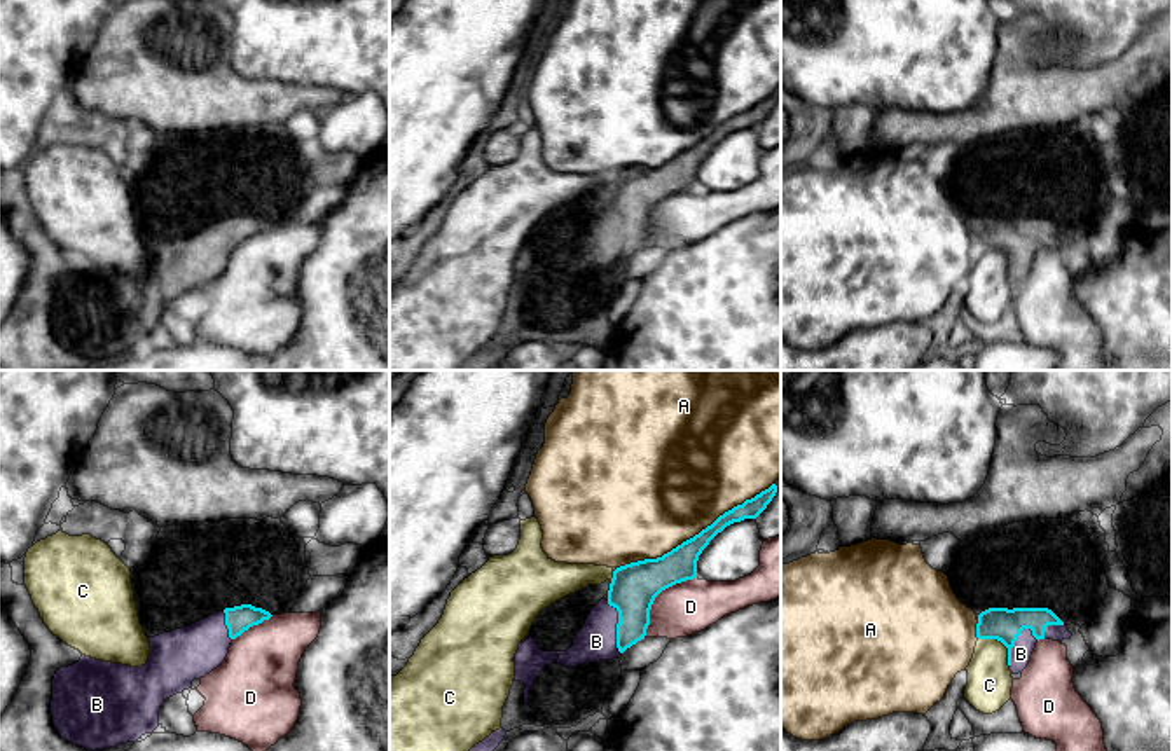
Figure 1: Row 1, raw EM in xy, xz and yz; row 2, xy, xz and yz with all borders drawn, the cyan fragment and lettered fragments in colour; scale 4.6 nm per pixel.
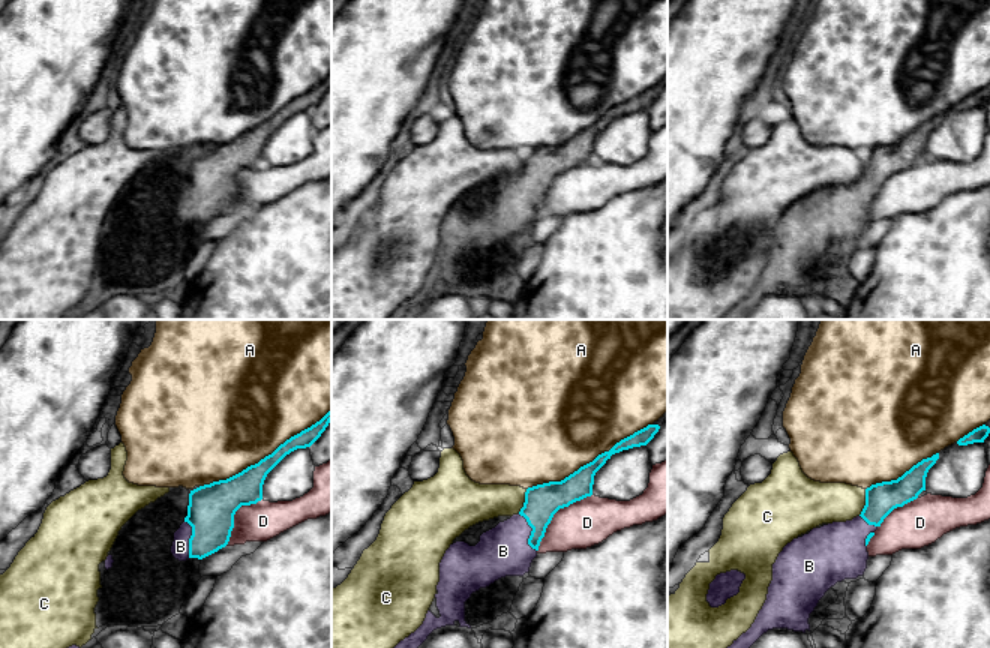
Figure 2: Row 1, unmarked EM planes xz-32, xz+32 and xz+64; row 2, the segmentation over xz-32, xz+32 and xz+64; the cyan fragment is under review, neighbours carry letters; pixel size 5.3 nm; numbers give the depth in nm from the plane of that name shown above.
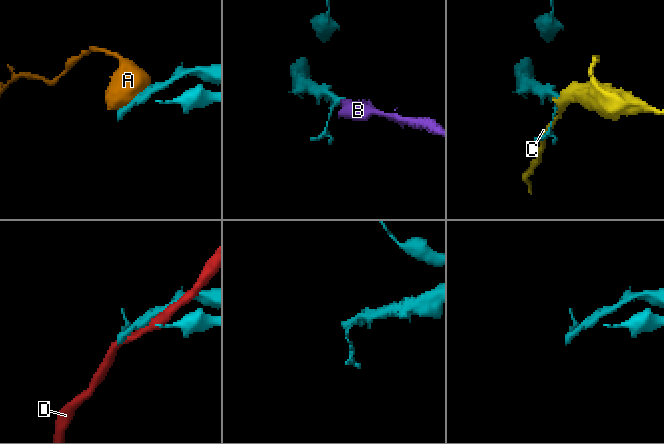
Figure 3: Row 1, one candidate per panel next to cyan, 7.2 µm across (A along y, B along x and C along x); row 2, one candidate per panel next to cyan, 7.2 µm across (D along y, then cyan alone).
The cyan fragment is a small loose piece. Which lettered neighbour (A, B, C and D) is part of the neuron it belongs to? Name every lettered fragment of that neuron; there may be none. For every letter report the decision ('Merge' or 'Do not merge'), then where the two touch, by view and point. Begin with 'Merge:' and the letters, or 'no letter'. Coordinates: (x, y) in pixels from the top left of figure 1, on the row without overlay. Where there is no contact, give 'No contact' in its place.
Merge: B
A: Do not merge. Touches cyan at xz (696, 144)
B: Merge. Touches cyan at xz (617, 236)
C: Do not merge. Touches cyan at yz (1001, 250)
D: Do not merge. Touches cyan at xz (655, 205)

